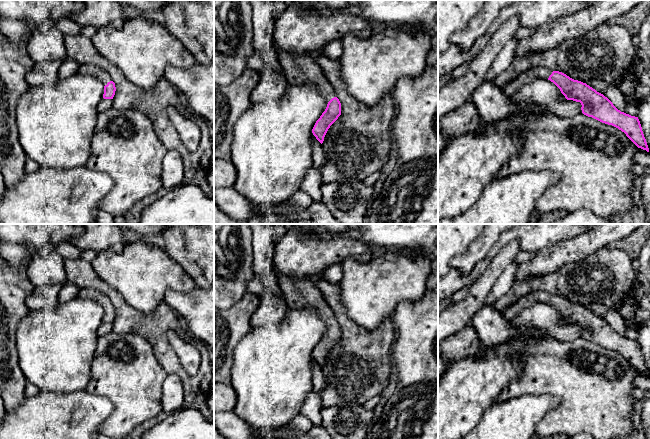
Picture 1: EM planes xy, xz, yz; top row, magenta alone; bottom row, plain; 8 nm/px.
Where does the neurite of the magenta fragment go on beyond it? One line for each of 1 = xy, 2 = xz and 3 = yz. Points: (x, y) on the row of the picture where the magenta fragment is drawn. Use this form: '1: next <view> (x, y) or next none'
1: next xy (88, 69)
2: next xz (300, 69)
3: next yz (527, 77)

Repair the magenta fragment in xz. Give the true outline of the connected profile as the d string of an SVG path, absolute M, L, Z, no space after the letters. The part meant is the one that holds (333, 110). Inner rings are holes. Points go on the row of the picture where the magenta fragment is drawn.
M276 52L289 85L315 84L325 98L327 107L312 129L313 135L322 144L328 129L341 115L341 103L331 83L316 64L313 53Z

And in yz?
M534 67L506 83L502 90L507 96L511 97L524 85L537 79L550 80L560 89L567 100L581 103L581 110L584 115L618 128L638 148L649 152L638 117L621 112L603 94L586 83L574 80L562 72L552 71L546 67Z

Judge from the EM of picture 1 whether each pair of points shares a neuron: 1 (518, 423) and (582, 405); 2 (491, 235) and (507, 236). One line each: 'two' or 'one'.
1: two
2: two

